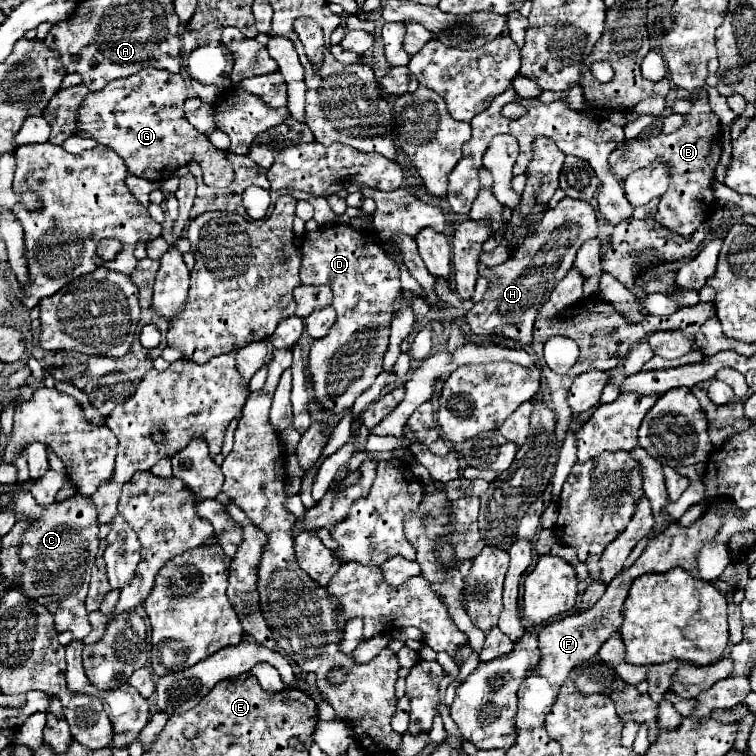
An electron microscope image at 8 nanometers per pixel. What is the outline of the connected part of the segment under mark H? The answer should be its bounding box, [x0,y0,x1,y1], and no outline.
[466,197,598,347]

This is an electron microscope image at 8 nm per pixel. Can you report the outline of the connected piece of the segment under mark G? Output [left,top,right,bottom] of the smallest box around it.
[76,69,234,187]

